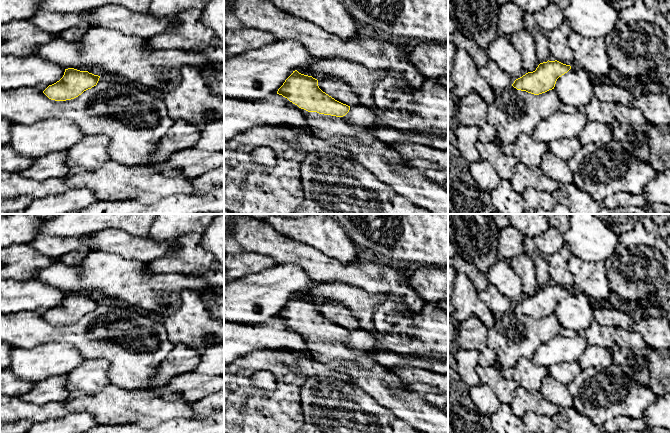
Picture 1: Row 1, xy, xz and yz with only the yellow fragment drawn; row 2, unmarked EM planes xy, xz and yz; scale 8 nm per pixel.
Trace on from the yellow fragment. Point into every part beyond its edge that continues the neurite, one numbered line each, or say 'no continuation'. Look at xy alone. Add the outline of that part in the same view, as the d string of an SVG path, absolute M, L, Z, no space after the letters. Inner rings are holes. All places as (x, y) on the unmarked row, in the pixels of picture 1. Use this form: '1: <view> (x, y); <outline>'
no continuation

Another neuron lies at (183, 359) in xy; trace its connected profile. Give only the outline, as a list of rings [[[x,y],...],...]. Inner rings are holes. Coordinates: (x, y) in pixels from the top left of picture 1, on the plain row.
[[[175,344],[167,358],[161,363],[152,382],[164,387],[174,377],[192,373],[201,360],[203,350],[185,344]]]

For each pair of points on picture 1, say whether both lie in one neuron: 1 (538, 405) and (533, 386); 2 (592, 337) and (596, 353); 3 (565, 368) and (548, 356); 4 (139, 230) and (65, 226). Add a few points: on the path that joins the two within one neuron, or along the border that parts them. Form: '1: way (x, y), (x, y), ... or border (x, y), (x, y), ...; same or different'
1: border (519, 385), (537, 394); different
2: border (588, 344), (602, 346), (609, 350); different
3: border (577, 360), (557, 362), (548, 368); different
4: way (121, 224), (83, 224); same

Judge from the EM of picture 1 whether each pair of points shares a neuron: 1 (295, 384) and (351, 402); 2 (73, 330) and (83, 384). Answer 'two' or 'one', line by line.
1: two
2: two

